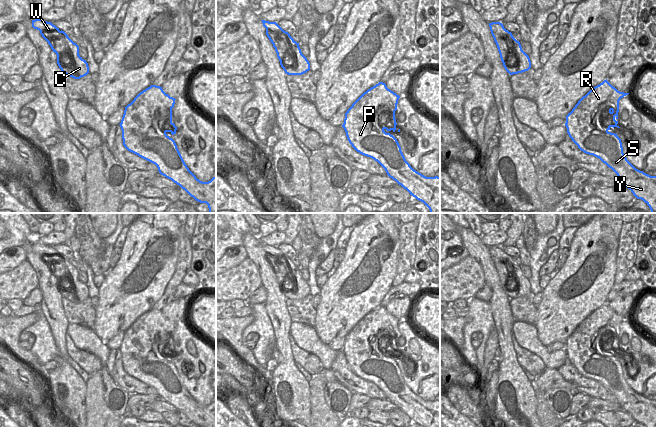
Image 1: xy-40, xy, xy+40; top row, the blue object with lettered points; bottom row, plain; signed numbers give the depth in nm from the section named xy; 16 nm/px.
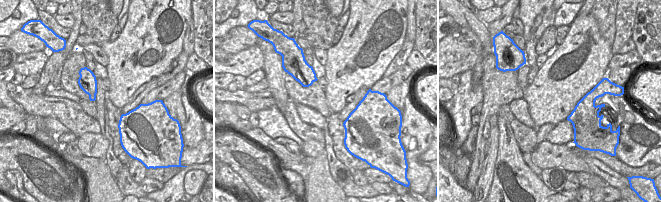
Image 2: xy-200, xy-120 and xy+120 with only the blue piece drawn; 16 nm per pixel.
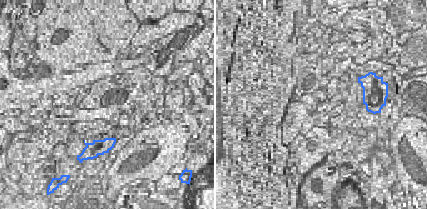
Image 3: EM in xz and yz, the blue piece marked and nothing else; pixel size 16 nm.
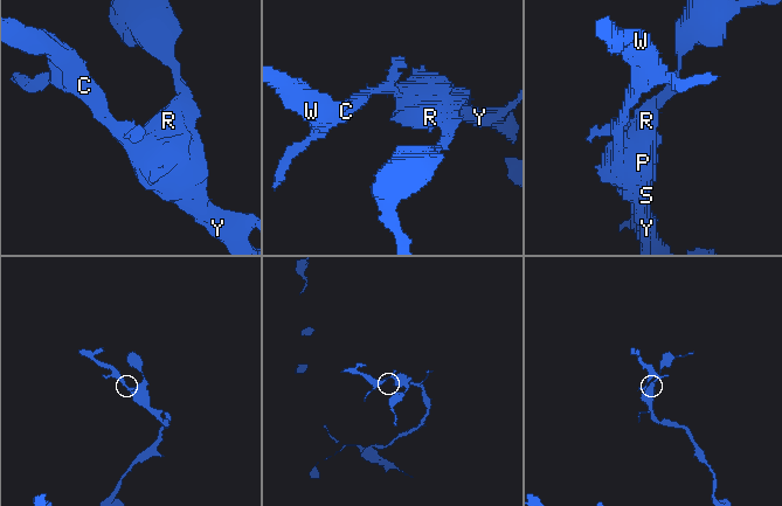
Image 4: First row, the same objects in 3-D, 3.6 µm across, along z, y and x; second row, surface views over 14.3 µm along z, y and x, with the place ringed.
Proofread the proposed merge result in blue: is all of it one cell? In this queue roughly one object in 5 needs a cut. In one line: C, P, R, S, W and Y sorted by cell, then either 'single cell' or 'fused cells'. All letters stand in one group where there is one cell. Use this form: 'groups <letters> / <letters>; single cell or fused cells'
groups C P R S W Y; single cell

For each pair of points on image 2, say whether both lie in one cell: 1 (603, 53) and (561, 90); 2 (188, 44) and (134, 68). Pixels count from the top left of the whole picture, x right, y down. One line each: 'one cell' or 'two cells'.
1: one cell
2: two cells

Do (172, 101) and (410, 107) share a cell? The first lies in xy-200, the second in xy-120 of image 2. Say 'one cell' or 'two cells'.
two cells

